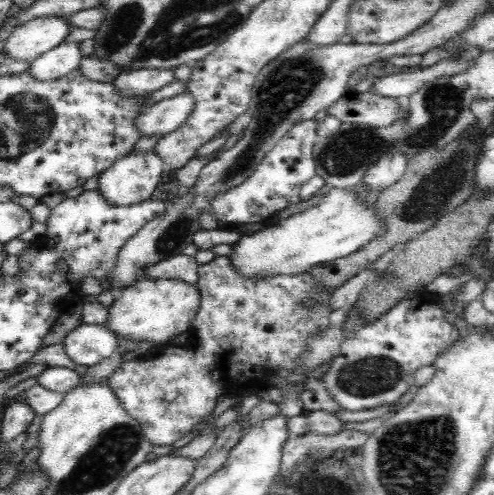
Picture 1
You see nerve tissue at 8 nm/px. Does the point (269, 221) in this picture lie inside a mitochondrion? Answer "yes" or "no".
no

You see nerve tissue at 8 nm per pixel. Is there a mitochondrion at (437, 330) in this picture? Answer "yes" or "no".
no

